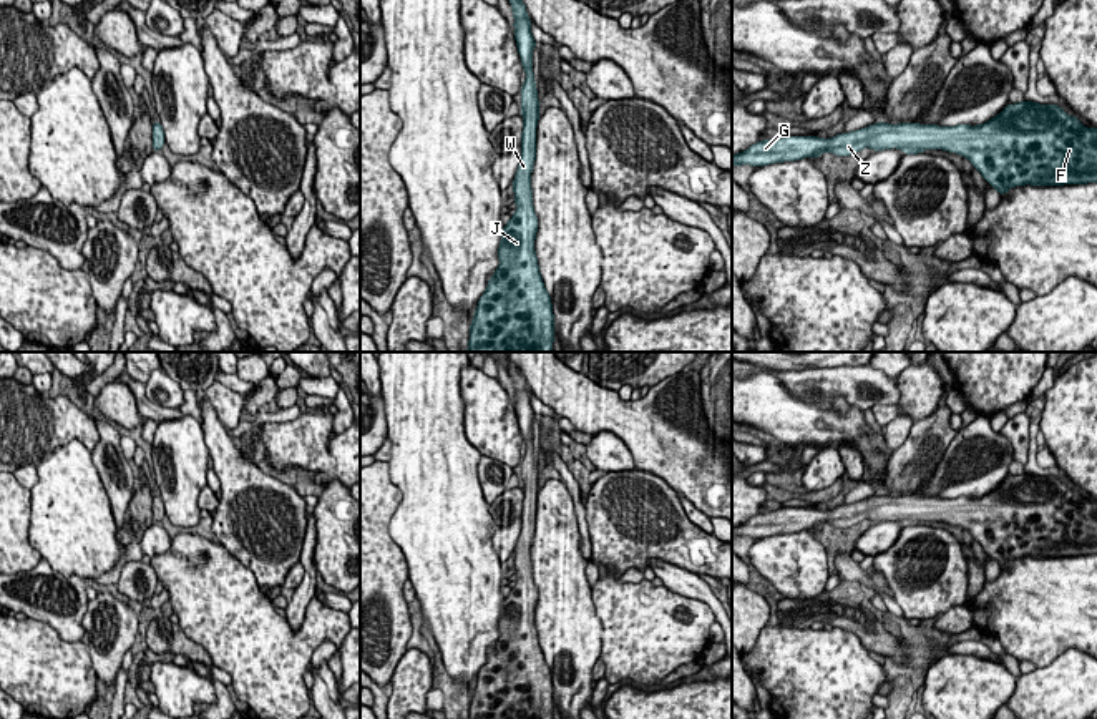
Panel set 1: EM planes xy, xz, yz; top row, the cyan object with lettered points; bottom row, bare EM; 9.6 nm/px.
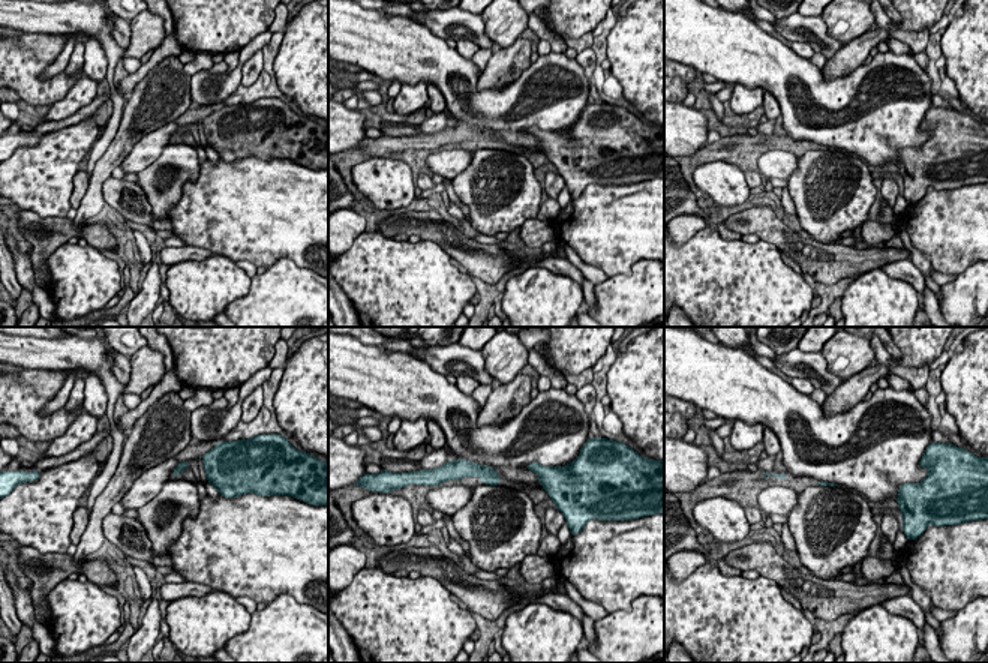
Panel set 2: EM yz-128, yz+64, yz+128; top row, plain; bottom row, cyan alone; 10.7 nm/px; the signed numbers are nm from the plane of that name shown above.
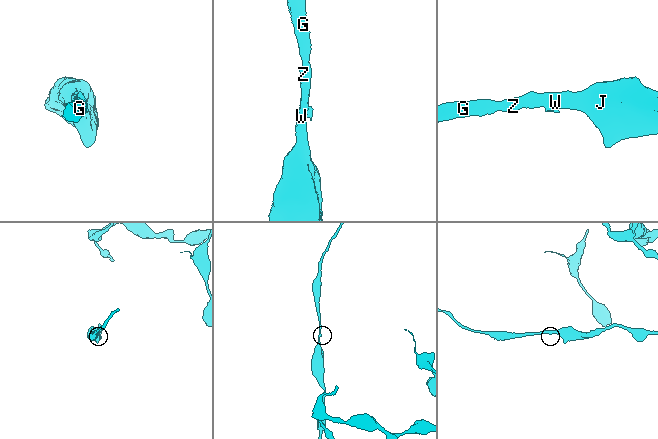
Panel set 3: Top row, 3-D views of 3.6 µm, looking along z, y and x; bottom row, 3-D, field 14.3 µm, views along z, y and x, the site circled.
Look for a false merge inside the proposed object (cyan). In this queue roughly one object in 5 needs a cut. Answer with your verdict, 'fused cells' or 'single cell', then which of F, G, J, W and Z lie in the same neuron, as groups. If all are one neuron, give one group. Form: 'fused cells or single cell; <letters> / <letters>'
single cell; F G J W Z

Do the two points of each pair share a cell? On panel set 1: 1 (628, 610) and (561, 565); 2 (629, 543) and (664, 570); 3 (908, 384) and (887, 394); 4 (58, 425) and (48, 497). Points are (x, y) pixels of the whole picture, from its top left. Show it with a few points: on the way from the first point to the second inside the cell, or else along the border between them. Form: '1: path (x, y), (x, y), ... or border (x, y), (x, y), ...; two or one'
1: border (591, 588), (594, 613), (603, 626); two
2: border (648, 562), (656, 558), (689, 570); two
3: border (895, 381), (898, 405); two
4: border (90, 450), (72, 439), (55, 447), (35, 465); two

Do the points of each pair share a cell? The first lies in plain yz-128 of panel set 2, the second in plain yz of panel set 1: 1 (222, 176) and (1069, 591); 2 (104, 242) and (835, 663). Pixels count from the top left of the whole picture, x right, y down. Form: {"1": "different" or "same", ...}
{"1": "same", "2": "different"}

